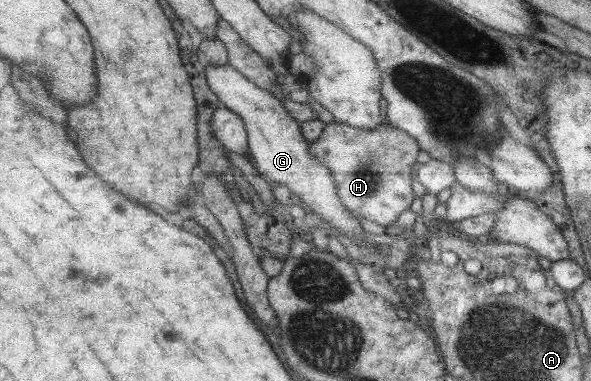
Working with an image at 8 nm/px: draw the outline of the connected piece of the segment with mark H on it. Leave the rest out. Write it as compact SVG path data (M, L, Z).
M339 122L324 124L317 139L308 142L308 152L318 159L332 175L339 201L352 213L391 228L393 221L409 209L413 201L411 166L420 147L417 141L391 124L379 124L371 129L357 129Z

